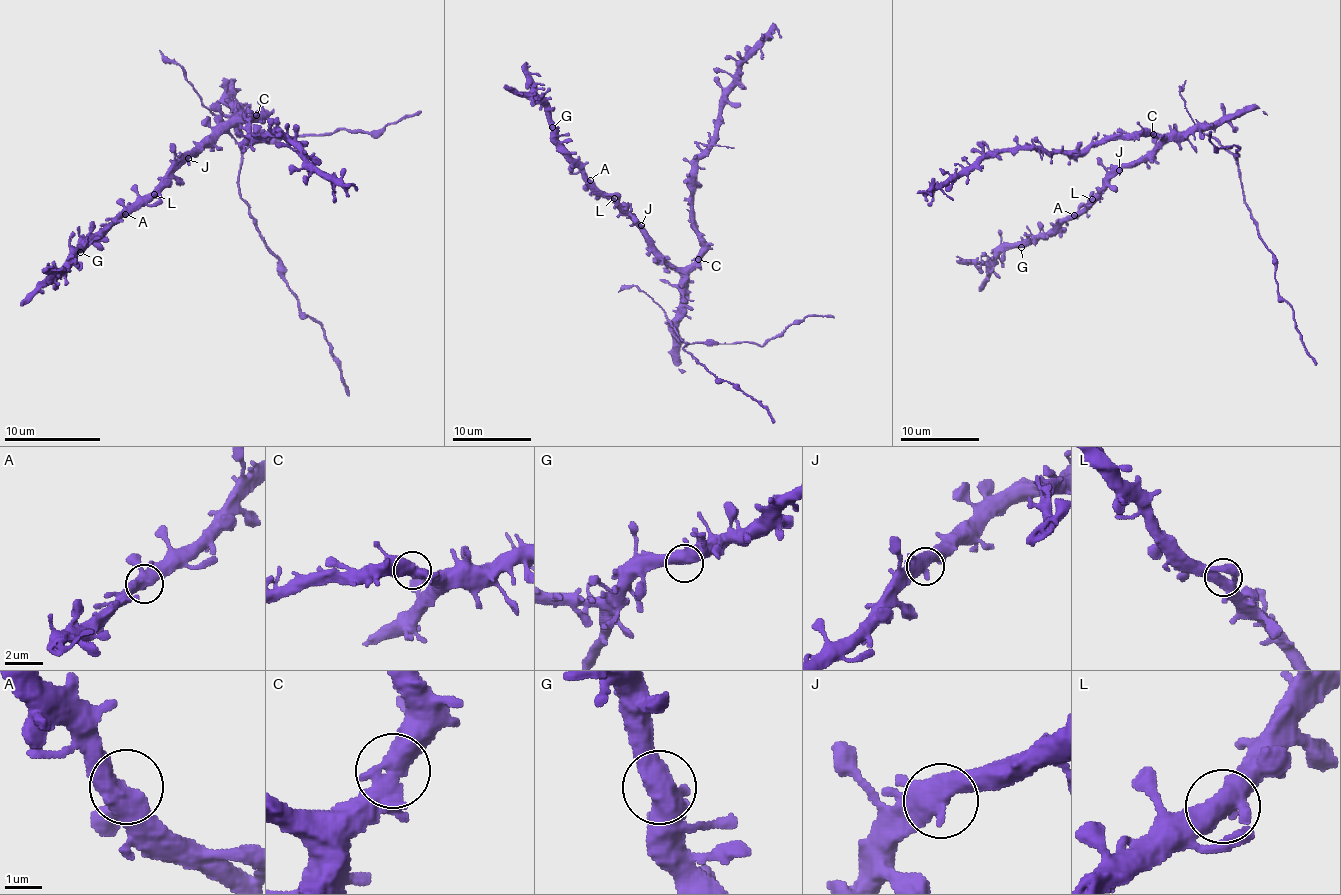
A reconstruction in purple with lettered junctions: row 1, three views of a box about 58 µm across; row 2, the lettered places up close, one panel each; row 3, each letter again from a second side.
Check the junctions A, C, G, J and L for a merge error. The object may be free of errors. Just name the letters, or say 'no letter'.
no letter

